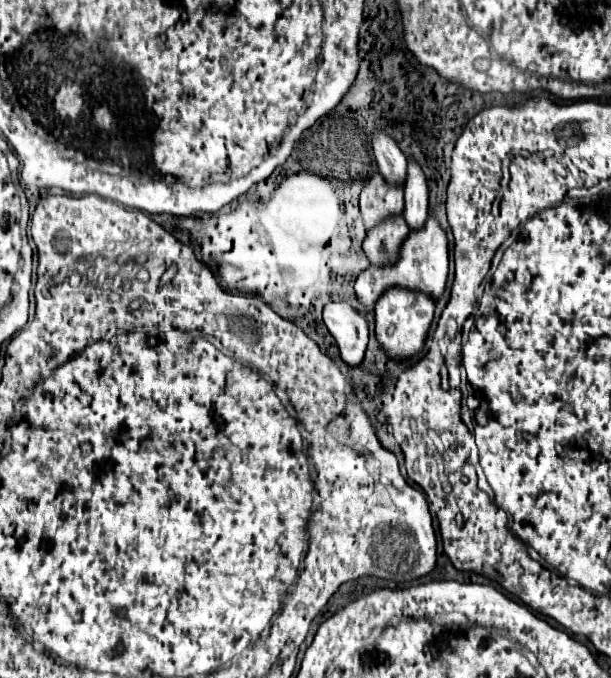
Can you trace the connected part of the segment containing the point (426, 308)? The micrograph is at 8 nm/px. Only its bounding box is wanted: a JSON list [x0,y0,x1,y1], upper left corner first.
[374,289,434,361]

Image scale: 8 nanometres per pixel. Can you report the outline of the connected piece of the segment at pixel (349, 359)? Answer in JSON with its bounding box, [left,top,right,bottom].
[324,303,368,367]

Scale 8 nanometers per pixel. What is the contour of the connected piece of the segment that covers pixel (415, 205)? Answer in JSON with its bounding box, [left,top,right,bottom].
[404,159,428,231]

